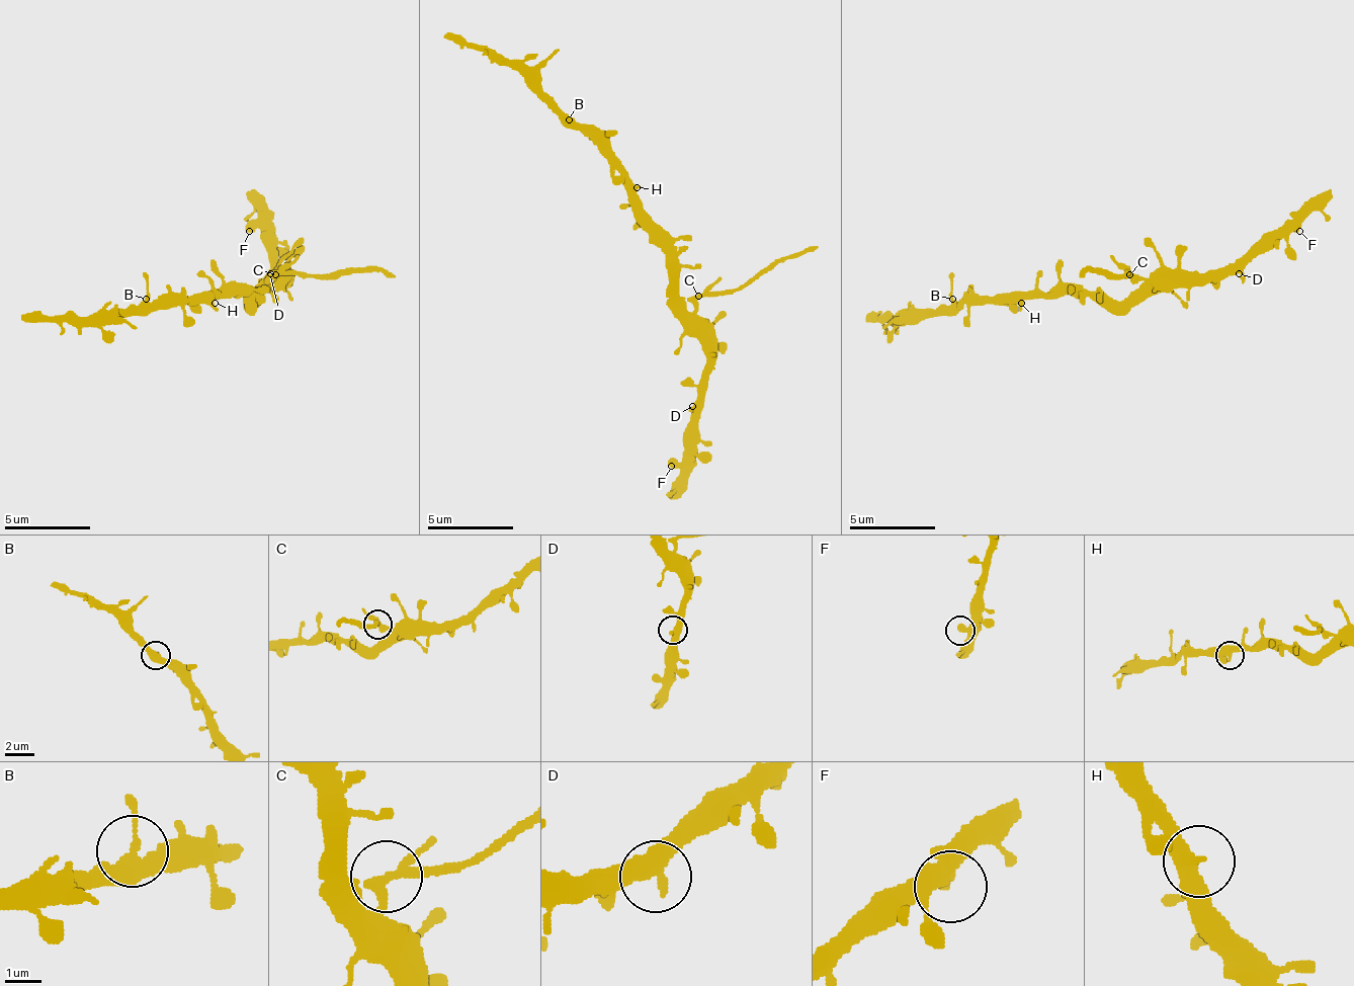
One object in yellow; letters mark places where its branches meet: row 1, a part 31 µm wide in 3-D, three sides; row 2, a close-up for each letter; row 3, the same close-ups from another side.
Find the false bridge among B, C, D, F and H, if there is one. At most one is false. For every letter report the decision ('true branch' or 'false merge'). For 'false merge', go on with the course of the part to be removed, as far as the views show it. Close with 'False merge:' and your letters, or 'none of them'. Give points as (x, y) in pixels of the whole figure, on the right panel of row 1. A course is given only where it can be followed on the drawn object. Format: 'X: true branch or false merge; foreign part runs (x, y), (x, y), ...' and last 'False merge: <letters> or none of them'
B: true branch
C: false merge; foreign part runs (1128, 273), (1081, 277)
D: true branch
F: true branch
H: true branch
False merge: C

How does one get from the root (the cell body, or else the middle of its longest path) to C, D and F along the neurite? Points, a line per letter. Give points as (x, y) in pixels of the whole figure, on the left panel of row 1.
C: (244, 295), (249, 303), (249, 299), (274, 273)
D: (244, 295), (253, 303), (282, 273), (270, 273)
F: (244, 295), (253, 303), (282, 273), (274, 264), (274, 243), (257, 226), (249, 231)

